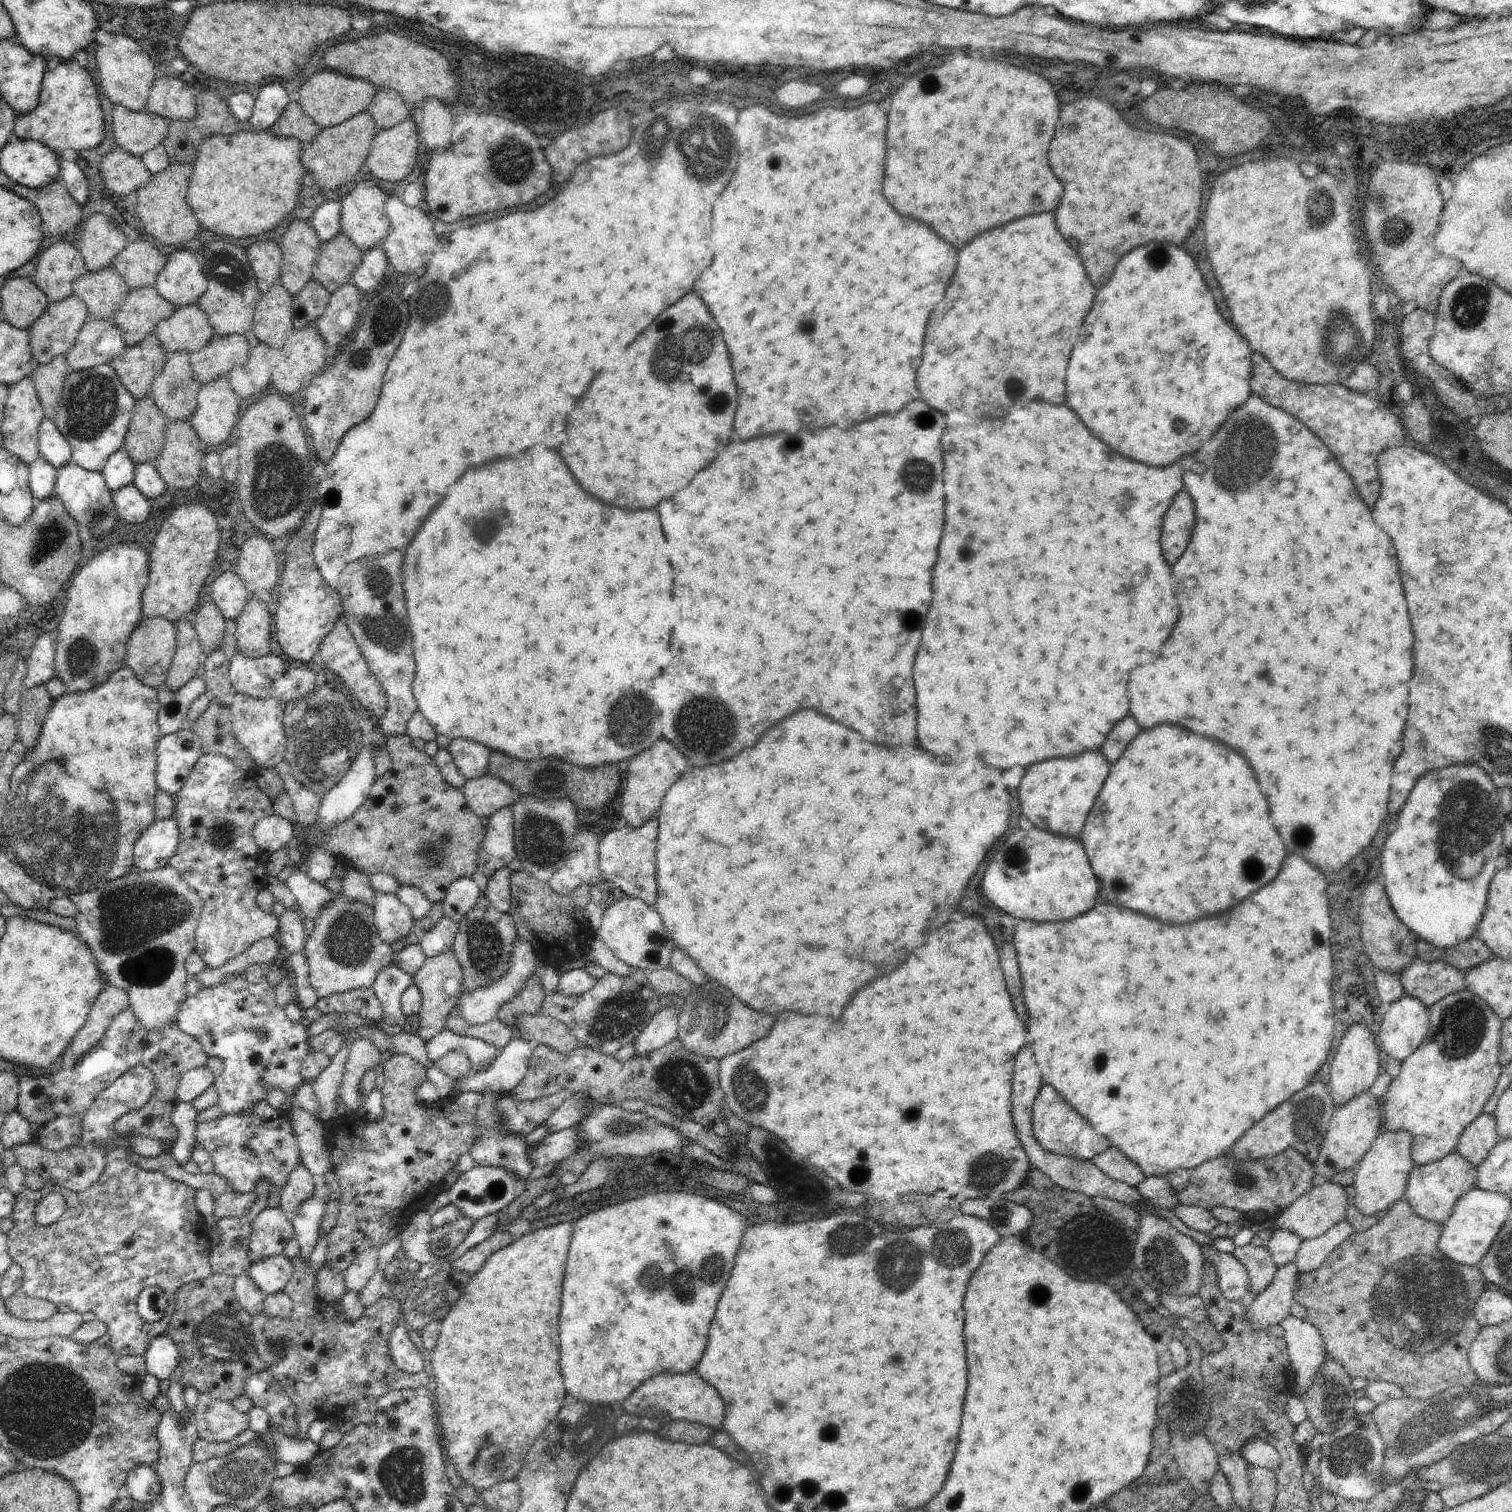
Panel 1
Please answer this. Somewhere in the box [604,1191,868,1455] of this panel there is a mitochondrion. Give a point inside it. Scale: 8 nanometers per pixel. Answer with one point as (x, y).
(653, 1277)

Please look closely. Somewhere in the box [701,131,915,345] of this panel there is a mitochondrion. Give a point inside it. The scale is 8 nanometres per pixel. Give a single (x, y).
(807, 326)

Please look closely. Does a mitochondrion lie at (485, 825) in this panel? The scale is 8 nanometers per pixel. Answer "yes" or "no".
no

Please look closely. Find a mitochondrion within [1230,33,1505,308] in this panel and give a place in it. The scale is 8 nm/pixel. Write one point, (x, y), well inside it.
(1385, 203)

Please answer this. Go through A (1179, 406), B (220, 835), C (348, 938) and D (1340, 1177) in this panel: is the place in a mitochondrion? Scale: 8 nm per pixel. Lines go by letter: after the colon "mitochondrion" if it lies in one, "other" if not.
A: other
B: mitochondrion
C: mitochondrion
D: other

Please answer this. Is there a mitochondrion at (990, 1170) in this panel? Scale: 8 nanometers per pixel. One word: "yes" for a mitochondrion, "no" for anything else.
yes

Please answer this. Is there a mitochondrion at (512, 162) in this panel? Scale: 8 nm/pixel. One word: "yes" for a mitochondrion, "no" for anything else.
yes

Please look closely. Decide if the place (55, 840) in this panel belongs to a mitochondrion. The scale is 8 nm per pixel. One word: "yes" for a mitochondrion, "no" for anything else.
yes

